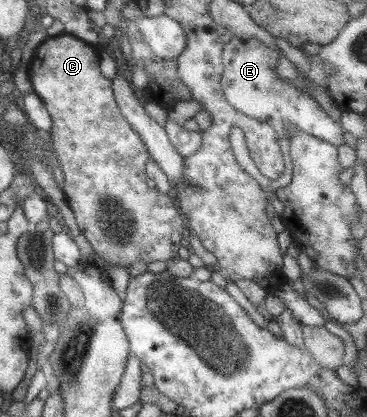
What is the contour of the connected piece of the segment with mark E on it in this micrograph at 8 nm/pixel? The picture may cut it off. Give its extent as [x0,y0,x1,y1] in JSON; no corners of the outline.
[219,35,344,191]

